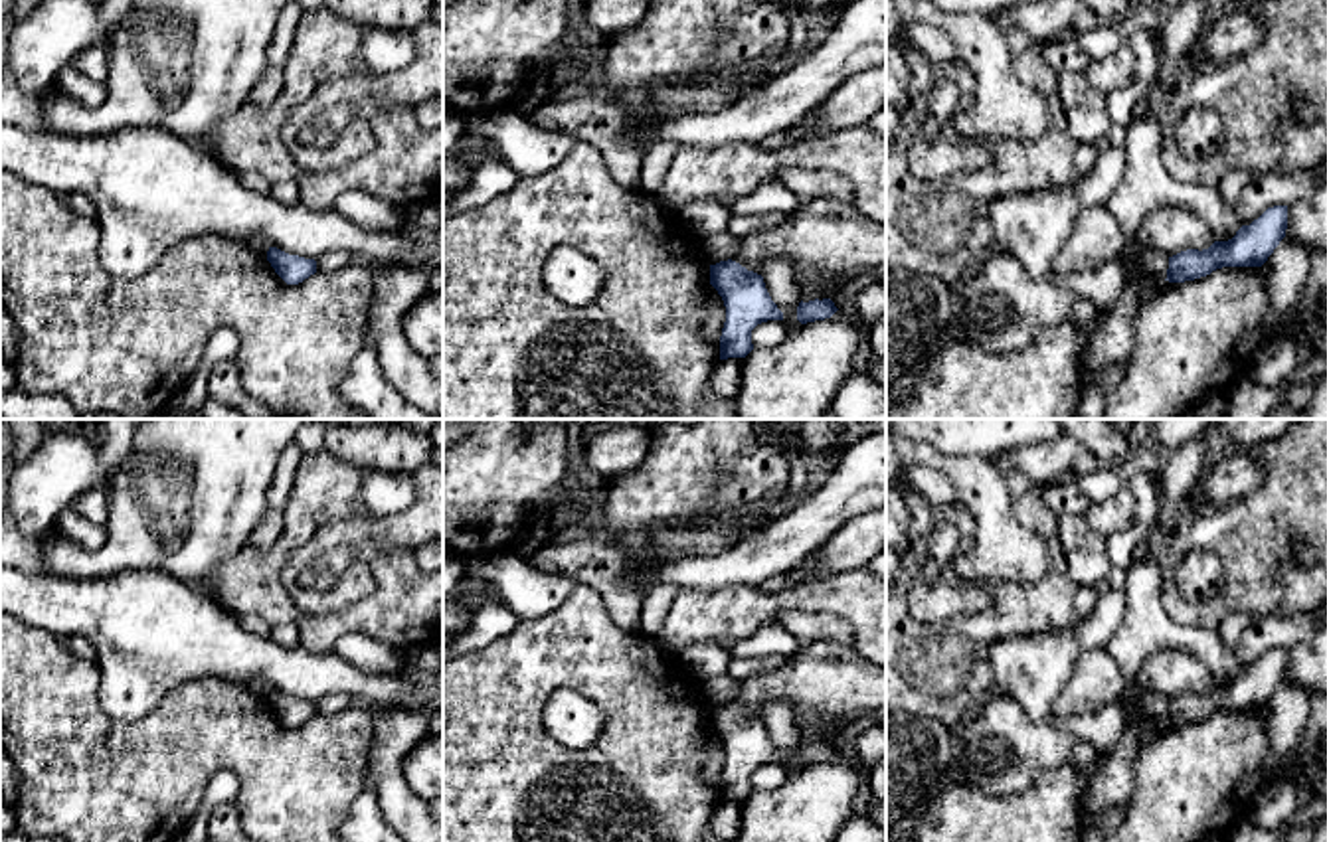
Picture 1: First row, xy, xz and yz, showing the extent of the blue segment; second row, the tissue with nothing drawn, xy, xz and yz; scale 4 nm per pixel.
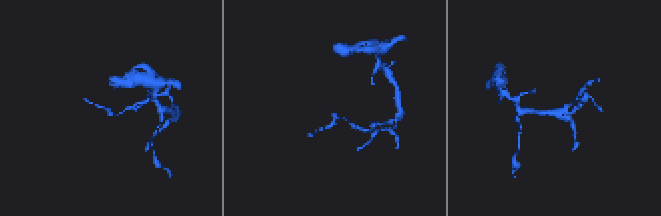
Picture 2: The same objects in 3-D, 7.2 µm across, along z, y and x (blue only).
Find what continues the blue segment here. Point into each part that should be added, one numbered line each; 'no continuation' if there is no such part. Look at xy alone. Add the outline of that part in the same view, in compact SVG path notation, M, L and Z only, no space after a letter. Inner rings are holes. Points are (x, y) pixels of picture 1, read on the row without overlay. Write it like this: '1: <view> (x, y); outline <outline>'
no continuation

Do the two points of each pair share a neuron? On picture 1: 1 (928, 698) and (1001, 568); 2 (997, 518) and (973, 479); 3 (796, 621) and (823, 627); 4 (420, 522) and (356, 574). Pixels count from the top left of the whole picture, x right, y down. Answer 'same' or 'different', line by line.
1: different
2: same
3: same
4: same

